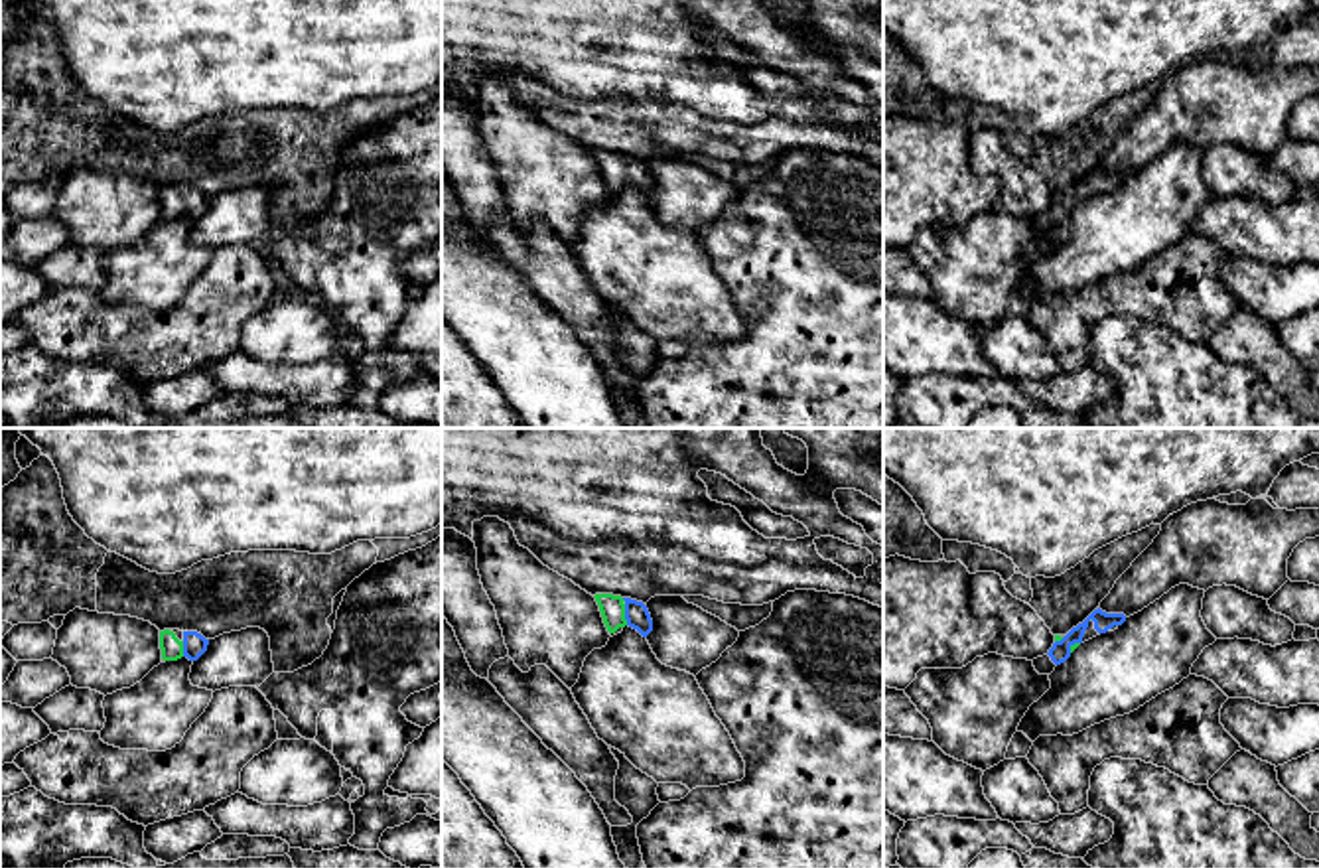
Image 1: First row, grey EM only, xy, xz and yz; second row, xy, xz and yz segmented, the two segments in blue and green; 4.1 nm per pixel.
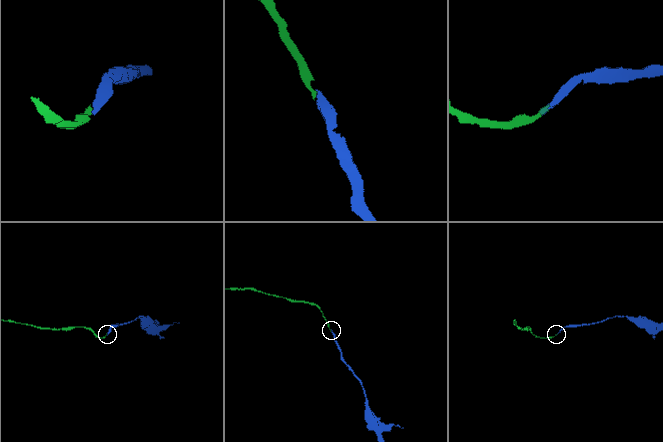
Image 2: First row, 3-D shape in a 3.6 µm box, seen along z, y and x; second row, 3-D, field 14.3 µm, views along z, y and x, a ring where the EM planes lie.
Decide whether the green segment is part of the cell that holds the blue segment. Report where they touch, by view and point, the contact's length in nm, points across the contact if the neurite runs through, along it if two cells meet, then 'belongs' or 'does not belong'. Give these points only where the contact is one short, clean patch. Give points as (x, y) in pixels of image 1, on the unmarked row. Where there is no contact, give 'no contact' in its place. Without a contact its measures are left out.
xz (625, 172) | 90 nm | across xz (637, 174), (625, 172), (612, 166) | belongs

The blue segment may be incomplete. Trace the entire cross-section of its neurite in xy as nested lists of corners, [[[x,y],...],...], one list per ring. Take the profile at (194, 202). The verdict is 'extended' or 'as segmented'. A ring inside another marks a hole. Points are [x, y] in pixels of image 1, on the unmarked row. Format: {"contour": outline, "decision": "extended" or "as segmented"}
{"contour": [[[170,187],[160,189],[160,207],[164,219],[177,219],[181,215],[197,219],[207,209],[207,203],[209,197],[197,189],[183,189],[181,199]]], "decision": "extended"}

